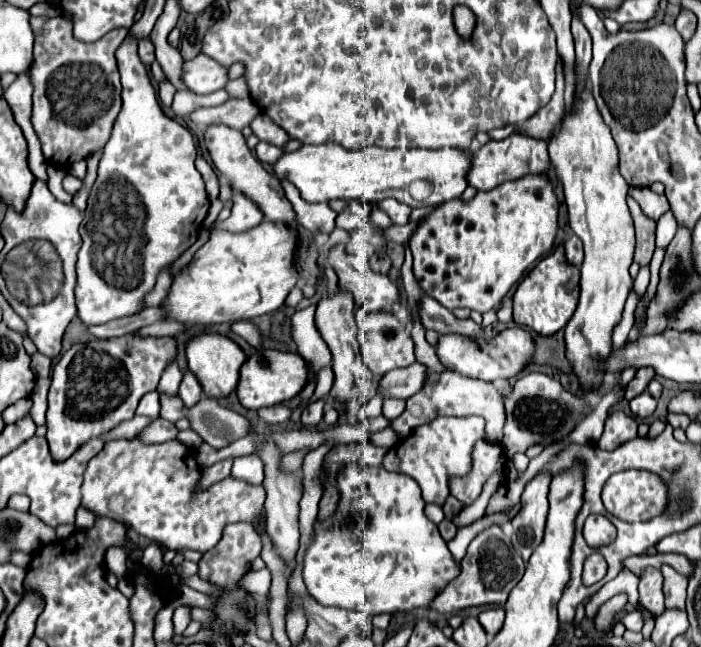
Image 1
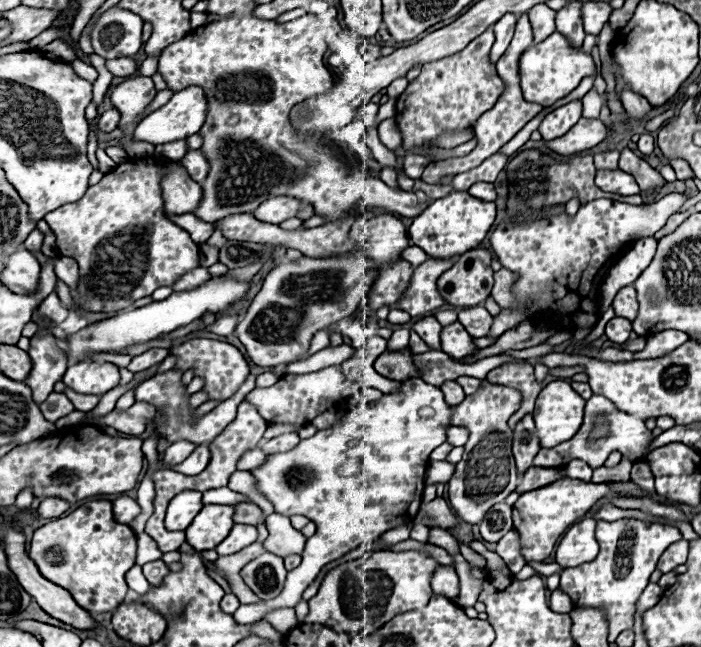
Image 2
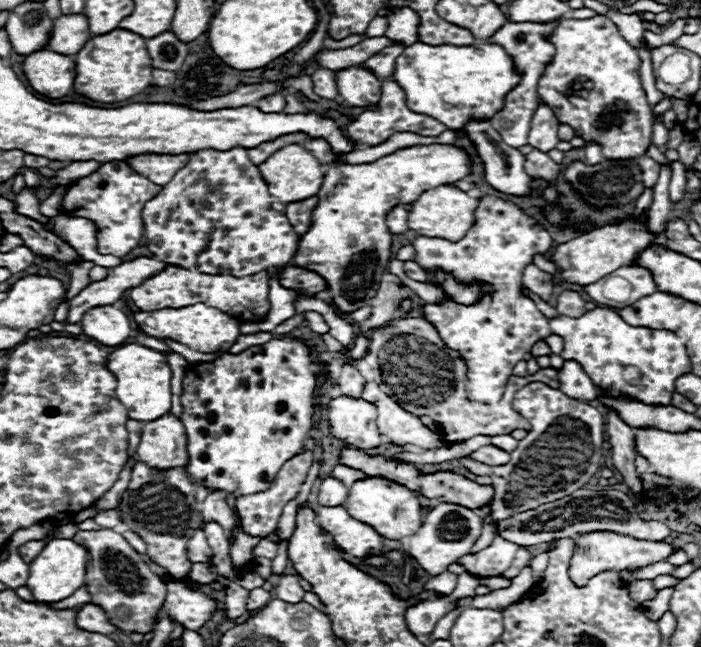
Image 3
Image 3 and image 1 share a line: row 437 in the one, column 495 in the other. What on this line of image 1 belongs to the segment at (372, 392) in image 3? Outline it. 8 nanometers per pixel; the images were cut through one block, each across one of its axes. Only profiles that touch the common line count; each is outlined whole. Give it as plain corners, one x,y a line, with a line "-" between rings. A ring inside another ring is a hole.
428,372
428,378
424,382
424,388
420,390
420,396
412,396
406,402
406,410
390,420
390,428
398,434
398,438
406,438
416,426
422,426
436,416
482,416
486,420
486,434
488,442
500,442
502,428
504,428
504,398
500,390
492,382
468,378
456,372

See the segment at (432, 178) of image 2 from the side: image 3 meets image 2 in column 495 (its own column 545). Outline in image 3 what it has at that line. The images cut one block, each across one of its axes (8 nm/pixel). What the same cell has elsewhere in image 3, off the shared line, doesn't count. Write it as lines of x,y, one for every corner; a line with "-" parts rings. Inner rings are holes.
538,104
534,116
532,116
532,126
530,126
530,146
540,150
540,152
550,152
558,144
558,126
560,122
556,120
554,112

